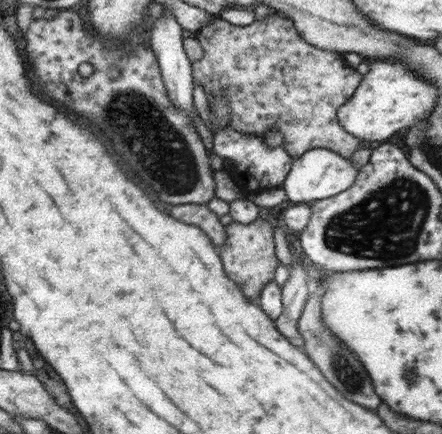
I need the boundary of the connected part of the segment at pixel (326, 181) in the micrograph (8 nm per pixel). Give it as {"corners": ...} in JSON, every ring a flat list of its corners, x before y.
{"corners":[[311,149,303,153,301,157,293,158,293,166,286,174,281,186,286,200,294,204,310,204,311,200,321,200,327,196,335,196,342,190,349,189,354,184,355,168,349,164,337,151,327,149]]}

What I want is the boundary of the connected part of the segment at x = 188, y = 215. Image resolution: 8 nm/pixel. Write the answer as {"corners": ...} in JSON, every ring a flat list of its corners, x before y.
{"corners":[[179,204,169,208,169,214,173,218,179,218,181,222,190,223,205,231,213,244,221,246,226,239,224,226,219,223,218,215,213,214,206,205]]}

